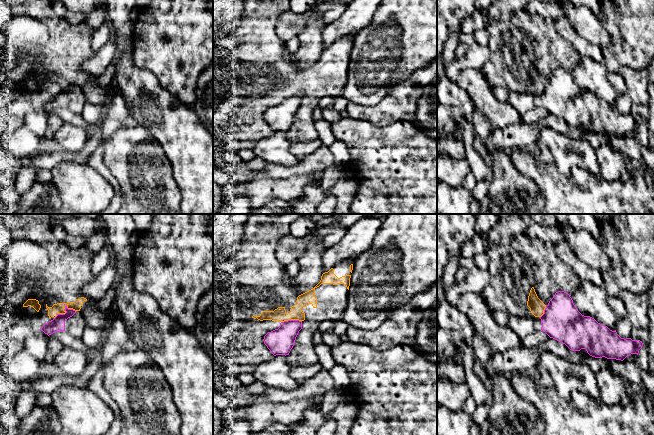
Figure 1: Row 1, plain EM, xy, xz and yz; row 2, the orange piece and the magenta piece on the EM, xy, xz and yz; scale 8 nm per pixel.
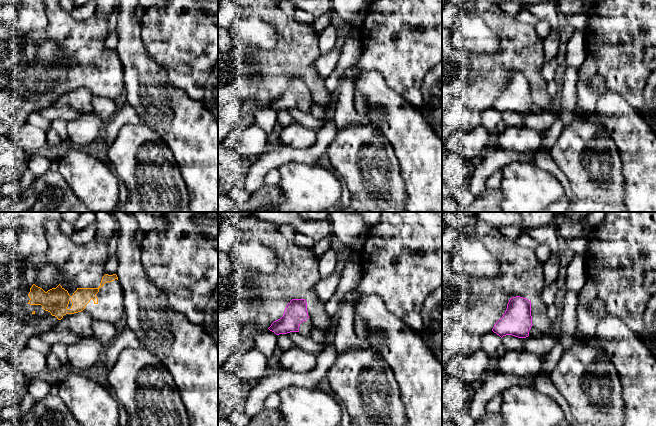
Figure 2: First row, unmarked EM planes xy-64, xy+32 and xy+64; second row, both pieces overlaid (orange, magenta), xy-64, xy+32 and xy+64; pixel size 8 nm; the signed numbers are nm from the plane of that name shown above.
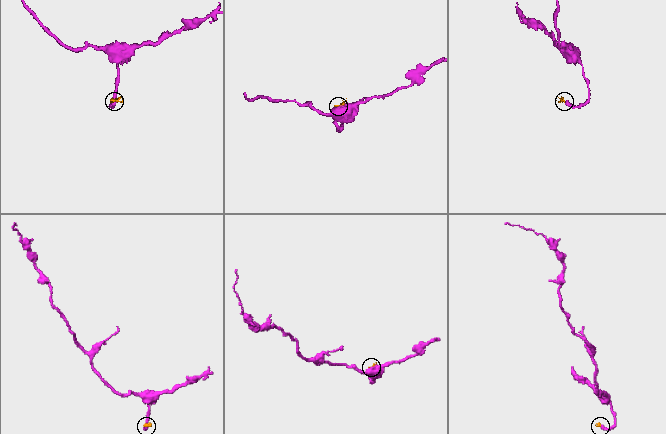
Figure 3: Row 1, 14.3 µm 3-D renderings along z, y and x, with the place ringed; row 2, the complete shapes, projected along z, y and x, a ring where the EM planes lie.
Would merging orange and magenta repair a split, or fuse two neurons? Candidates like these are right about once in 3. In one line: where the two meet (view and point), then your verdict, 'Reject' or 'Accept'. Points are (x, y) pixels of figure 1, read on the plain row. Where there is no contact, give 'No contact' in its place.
Touches orange at xy (63, 86). Reject

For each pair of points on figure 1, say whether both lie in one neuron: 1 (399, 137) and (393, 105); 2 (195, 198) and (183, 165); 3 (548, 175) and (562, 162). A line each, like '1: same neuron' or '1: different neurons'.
1: different neurons
2: same neuron
3: different neurons

